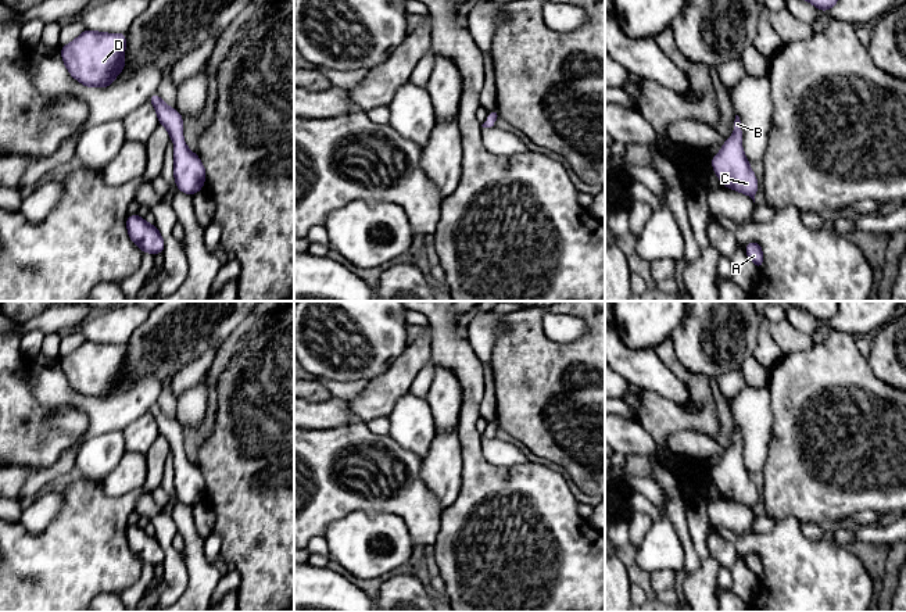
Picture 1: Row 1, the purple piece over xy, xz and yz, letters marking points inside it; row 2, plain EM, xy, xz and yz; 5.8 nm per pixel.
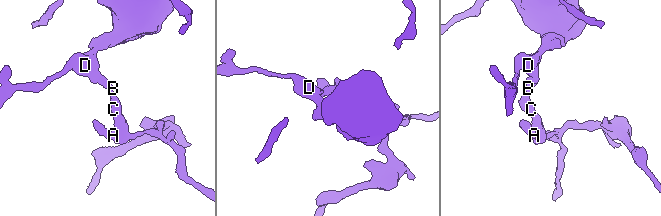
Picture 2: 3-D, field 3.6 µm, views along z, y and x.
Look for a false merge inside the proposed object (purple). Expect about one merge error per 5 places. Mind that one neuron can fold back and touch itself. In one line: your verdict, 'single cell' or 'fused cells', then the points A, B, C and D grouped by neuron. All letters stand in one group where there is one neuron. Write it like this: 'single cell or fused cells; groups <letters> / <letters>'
single cell; groups A B C D

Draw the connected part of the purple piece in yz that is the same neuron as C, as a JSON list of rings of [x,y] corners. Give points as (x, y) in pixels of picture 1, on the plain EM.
[[[735,426],[733,439],[733,447],[726,450],[720,464],[710,469],[710,473],[723,497],[745,504],[755,513],[758,490],[741,457],[742,440],[738,426]]]

